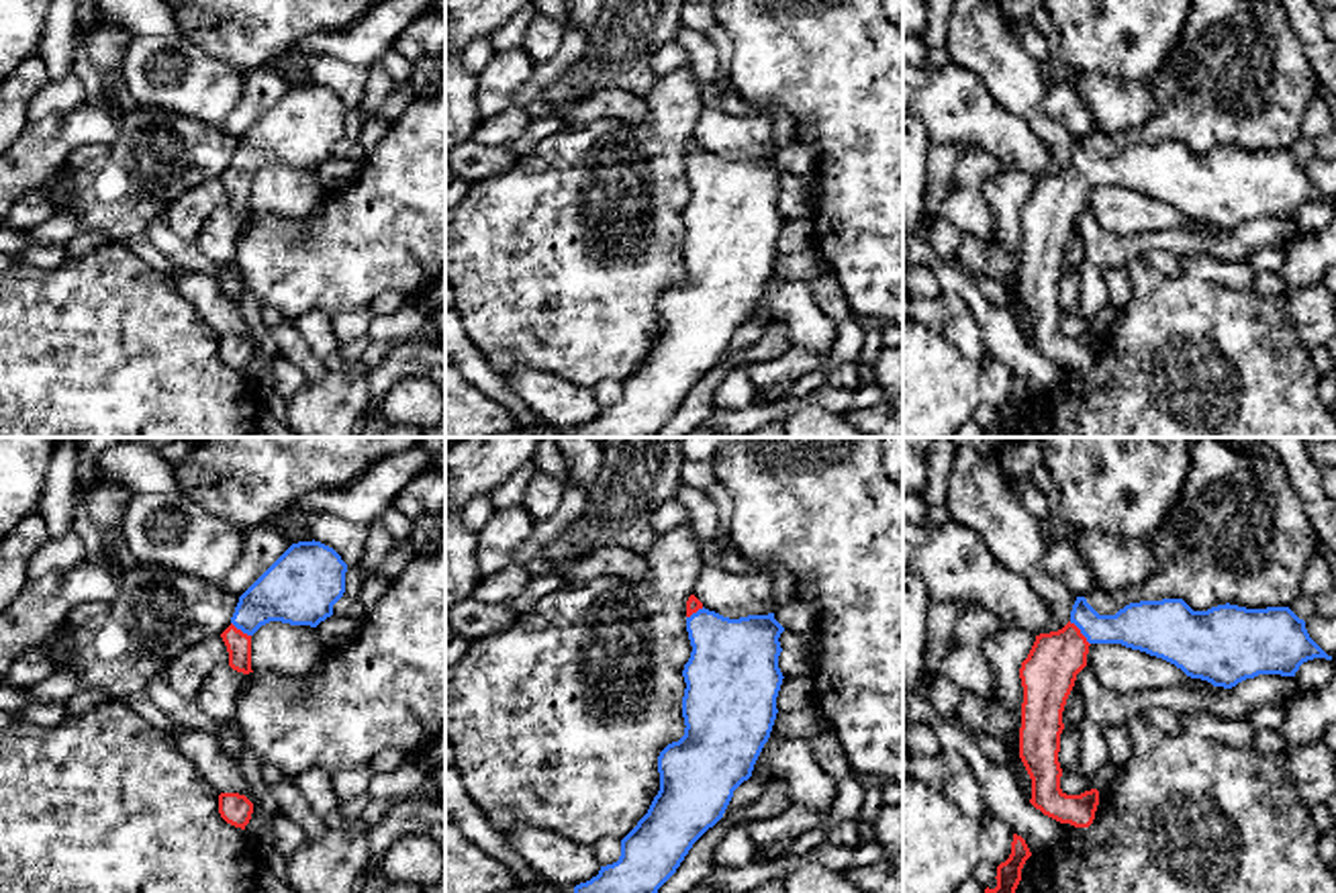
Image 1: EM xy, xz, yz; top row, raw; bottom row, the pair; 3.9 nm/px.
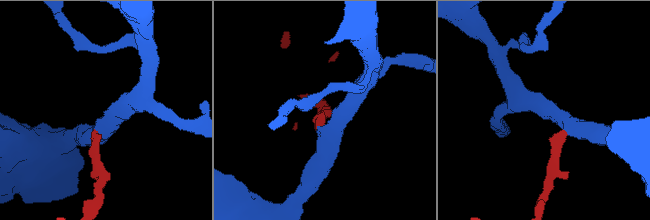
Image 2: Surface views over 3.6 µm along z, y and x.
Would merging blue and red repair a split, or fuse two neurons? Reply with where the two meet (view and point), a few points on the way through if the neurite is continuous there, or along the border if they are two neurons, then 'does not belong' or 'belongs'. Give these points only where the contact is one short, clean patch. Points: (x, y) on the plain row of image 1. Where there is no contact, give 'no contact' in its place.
contact yz (1081, 174); way yz (1144, 168), (1081, 174), (1053, 205), (1048, 215); belongs

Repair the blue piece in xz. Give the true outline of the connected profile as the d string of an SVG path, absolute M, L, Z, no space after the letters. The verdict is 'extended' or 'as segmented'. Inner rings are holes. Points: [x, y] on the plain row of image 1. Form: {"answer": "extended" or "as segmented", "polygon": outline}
{"answer": "extended", "polygon": "M690 137L686 174L693 188L682 219L684 278L658 298L660 333L648 356L621 382L617 405L574 429L574 437L656 437L676 415L693 386L725 356L733 333L752 319L754 307L770 280L776 262L776 239L782 227L778 210L784 170L768 157L723 159Z"}

